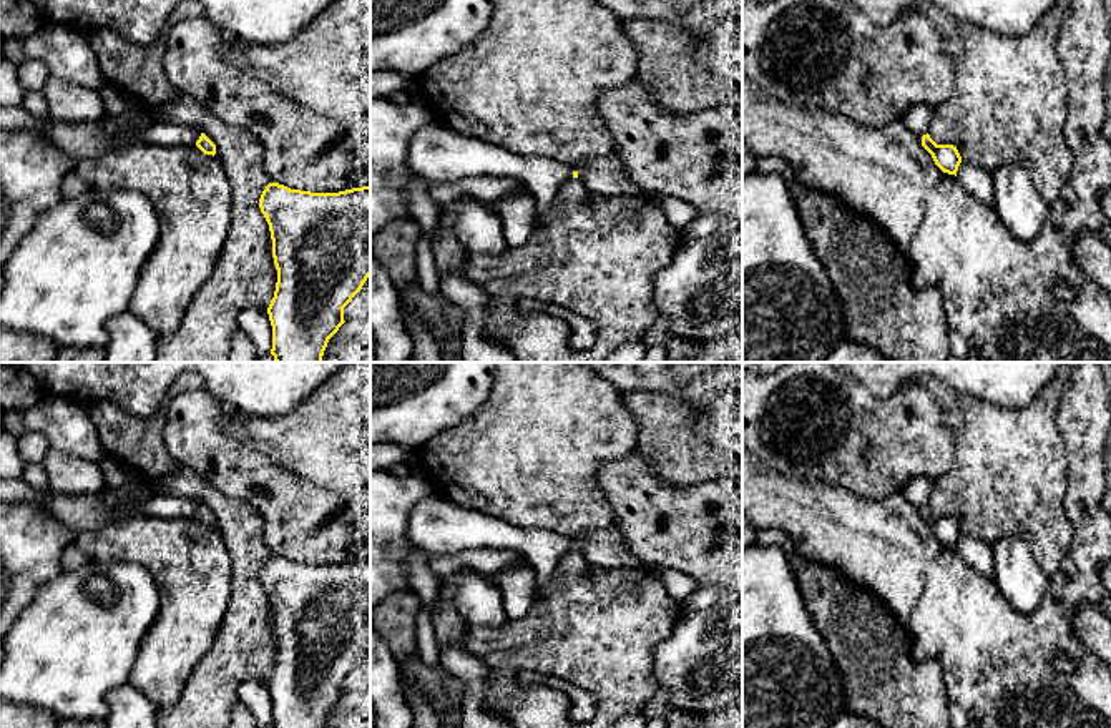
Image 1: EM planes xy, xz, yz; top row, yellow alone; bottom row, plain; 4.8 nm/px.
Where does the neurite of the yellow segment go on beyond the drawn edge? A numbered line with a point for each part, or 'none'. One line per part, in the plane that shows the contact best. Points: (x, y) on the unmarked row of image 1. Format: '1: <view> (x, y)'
1: xy (78, 514)

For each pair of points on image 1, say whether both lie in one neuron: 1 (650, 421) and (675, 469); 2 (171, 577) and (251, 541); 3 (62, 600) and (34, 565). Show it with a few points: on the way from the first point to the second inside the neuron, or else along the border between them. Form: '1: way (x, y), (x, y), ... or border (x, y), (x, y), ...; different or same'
1: way (661, 432), (673, 446), (675, 457); same
2: border (216, 524), (230, 557), (233, 589); different
3: border (62, 572), (47, 580), (22, 610); different

